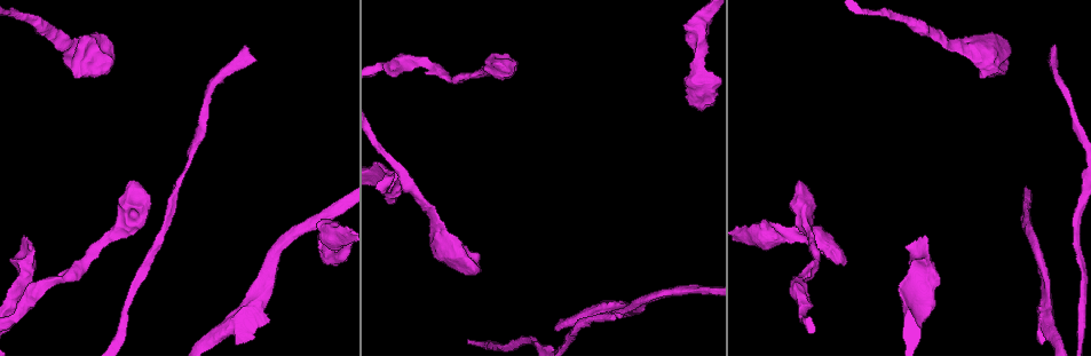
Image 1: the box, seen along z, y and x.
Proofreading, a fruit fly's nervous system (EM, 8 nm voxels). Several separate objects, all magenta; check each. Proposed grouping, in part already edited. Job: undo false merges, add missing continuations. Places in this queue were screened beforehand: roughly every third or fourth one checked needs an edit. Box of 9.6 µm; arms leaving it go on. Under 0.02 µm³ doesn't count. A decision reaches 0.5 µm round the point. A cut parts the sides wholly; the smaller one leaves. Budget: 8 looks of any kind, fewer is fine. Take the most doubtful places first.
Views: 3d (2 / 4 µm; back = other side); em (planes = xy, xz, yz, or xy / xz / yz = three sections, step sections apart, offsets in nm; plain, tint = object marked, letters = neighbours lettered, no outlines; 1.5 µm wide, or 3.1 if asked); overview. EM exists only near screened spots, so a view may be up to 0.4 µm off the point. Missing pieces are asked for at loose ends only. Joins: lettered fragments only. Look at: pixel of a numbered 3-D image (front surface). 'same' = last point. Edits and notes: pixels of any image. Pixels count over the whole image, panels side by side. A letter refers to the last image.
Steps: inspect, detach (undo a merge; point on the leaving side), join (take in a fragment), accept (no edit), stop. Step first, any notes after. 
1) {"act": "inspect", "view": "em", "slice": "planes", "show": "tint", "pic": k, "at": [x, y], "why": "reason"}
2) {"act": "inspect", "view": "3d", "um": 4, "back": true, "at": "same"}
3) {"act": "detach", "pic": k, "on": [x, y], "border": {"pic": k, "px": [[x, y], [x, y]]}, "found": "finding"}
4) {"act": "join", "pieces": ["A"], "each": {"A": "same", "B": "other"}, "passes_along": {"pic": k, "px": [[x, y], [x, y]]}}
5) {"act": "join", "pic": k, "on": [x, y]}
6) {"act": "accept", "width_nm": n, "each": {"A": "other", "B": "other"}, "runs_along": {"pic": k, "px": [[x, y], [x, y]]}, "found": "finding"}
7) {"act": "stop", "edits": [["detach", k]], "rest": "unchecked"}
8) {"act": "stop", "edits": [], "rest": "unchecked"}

{"act": "inspect", "view": "em", "slice": "planes", "show": "tint", "pic": 1, "at": [844, 266], "why": "stops while still wide"}

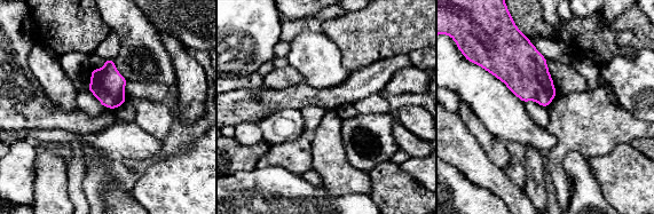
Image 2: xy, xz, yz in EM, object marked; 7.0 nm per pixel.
{"act": "inspect", "view": "em", "slice": "planes", "show": "letters", "at": "same", "why": "what lies round it"}

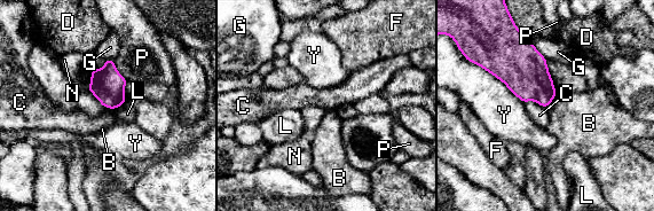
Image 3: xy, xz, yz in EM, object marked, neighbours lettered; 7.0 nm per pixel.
{"act": "accept", "each": {"B": "other", "C": "other", "D": "other", "F": "other", "G": "other", "L": "other", "N": "other", "P": "other", "Y": "other"}, "border": {"pic": 3, "px": [[525, 102], [536, 101], [545, 108]]}, "found": "no lettered fragment goes on from it"}

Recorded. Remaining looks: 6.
{"act": "inspect", "view": "em", "slice": "xz", "step": 8, "show": "letters", "pic": 1, "at": [30, 245], "why": "an open end"}

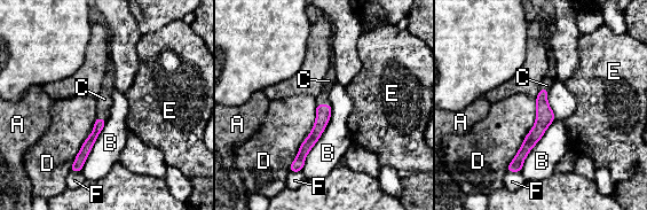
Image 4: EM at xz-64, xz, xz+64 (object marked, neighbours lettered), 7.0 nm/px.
{"act": "join", "pieces": ["C"], "each": {"A": "other", "B": "other", "C": "same", "D": "other", "E": "other", "F": "other"}, "passes_along": {"pic": 4, "px": [[323, 111], [323, 104], [329, 80]]}, "found": "the neuron continues"}

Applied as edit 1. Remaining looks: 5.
{"act": "inspect", "view": "em", "slice": "planes", "show": "plain", "pic": 1, "at": [603, 309], "why": "arms part here"}

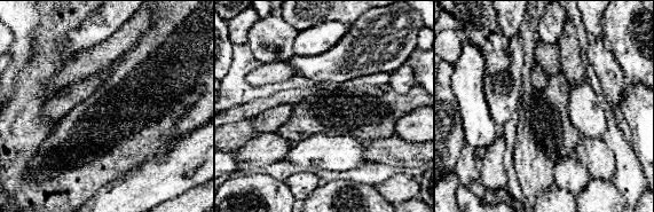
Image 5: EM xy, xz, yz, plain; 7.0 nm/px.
{"act": "inspect", "view": "em", "slice": "planes", "show": "tint", "at": "same"}

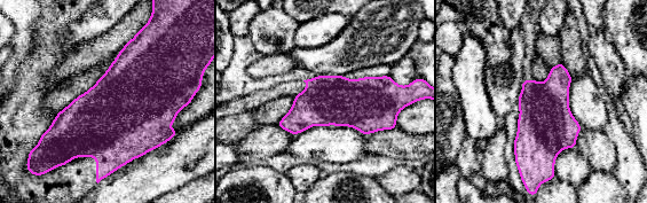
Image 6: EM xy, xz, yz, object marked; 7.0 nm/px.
{"act": "inspect", "view": "em", "slice": "planes", "show": "letters", "at": "same"}

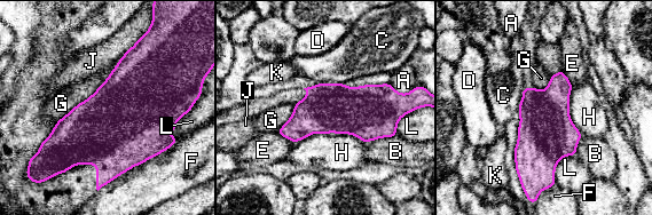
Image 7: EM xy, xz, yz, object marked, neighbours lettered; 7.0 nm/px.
{"act": "accept", "width_nm": 360, "each": {"A": "other", "B": "other", "C": "other", "D": "other", "E": "other", "F": "other", "G": "other", "H": "other", "J": "other", "K": "other", "L": "other"}, "border": {"pic": 7, "px": [[340, 133], [350, 133], [364, 143]]}, "found": "all the same neuron"}

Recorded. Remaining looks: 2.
{"act": "stop", "edits": [["join", 4]], "rest": "unchecked"}

